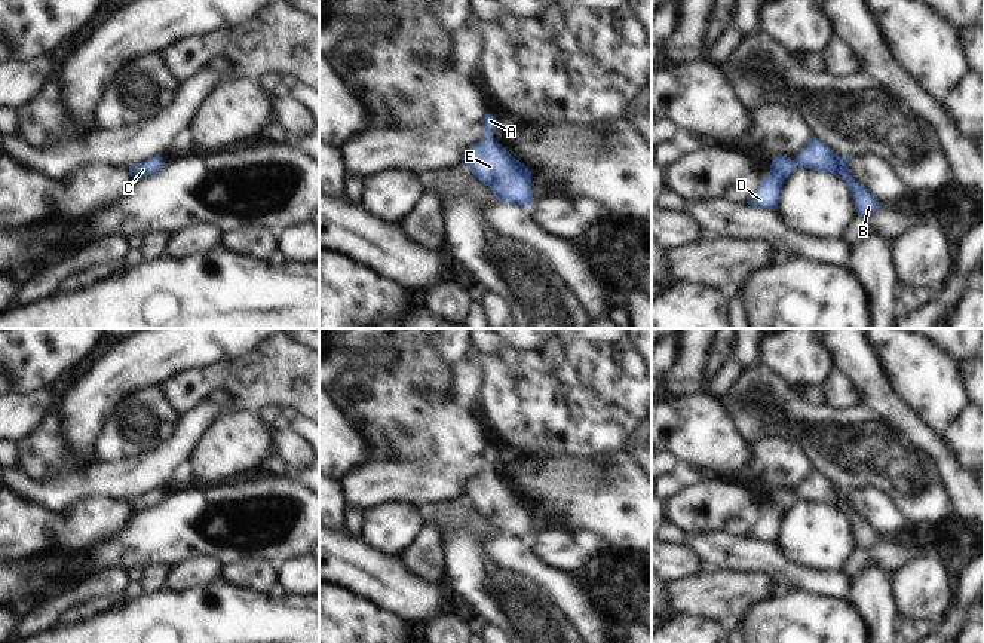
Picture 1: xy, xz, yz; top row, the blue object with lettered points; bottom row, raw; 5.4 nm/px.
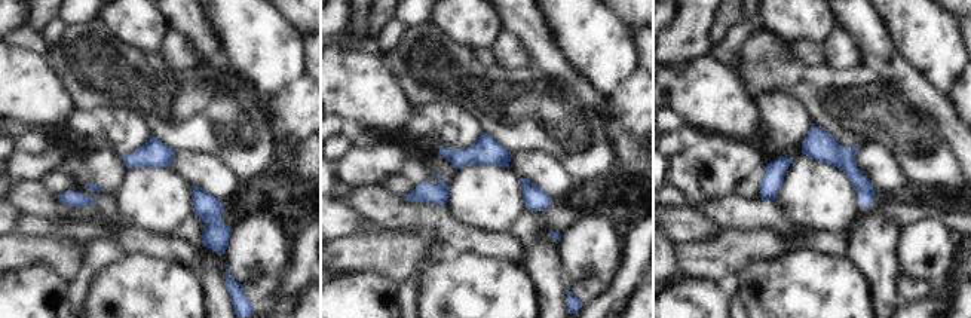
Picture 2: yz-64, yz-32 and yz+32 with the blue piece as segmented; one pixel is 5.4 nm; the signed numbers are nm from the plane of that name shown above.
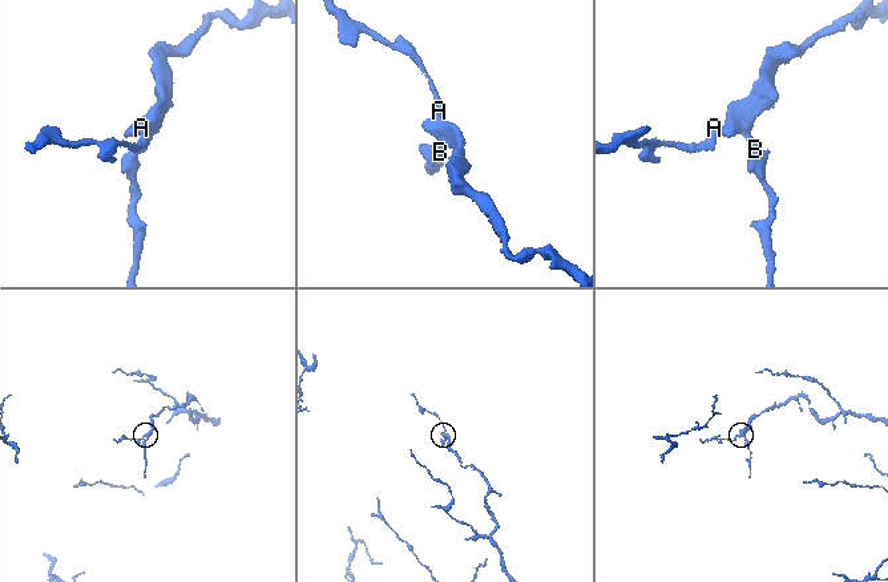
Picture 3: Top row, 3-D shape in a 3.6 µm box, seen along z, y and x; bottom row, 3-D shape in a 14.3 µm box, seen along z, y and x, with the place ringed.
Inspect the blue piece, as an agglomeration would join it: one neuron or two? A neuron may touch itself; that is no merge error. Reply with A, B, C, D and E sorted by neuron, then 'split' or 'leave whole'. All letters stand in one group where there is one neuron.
A B C D E | leave whole

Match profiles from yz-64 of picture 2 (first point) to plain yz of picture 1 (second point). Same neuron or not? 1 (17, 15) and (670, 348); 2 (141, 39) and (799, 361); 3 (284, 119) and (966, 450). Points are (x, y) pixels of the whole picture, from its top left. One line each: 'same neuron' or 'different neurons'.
1: same neuron
2: same neuron
3: same neuron

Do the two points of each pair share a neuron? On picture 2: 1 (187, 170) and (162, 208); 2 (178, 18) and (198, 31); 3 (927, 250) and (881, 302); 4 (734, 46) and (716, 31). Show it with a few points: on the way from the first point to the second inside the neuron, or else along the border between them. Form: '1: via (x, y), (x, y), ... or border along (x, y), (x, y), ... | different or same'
1: border along (168, 167), (190, 187) | different
2: via (183, 18), (193, 27) | same
3: border along (900, 232), (897, 244), (898, 268) | different
4: border along (744, 20), (735, 24), (713, 46) | different

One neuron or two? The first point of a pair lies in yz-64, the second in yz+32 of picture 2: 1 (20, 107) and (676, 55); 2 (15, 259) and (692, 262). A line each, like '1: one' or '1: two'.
1: two
2: one

